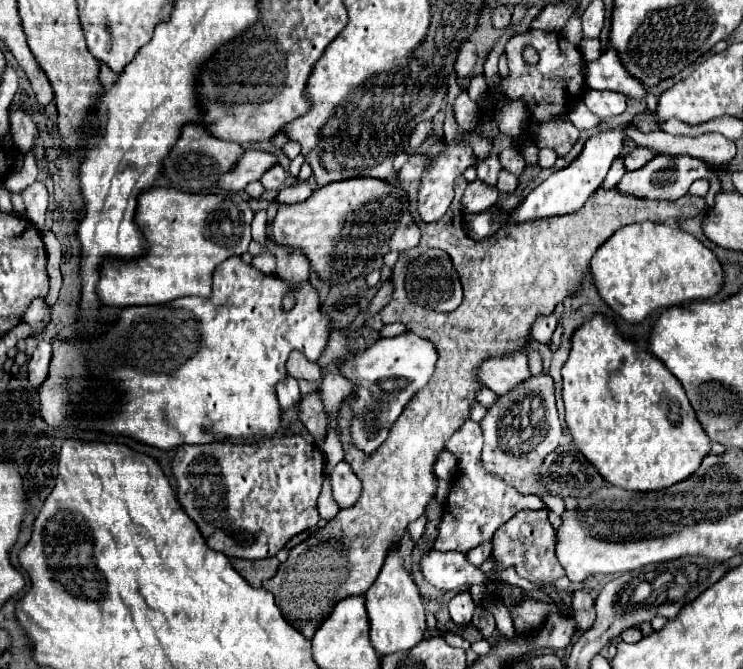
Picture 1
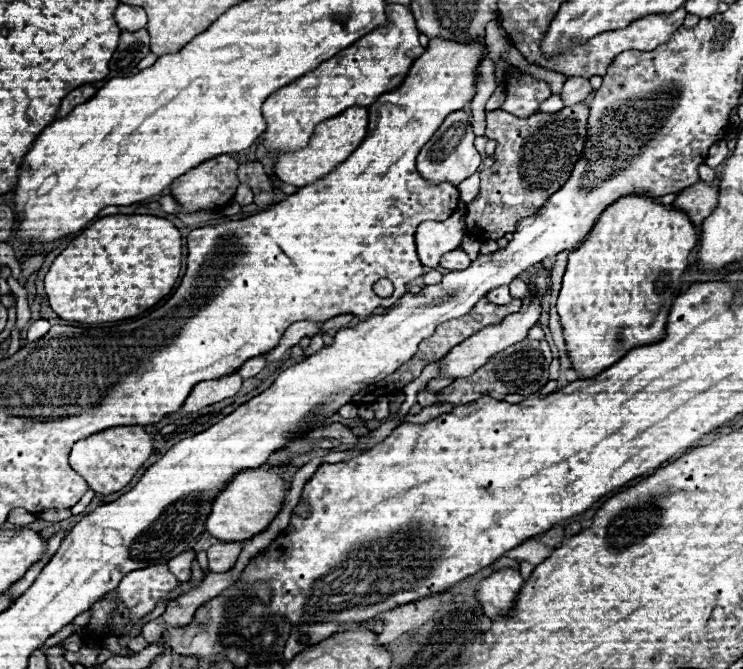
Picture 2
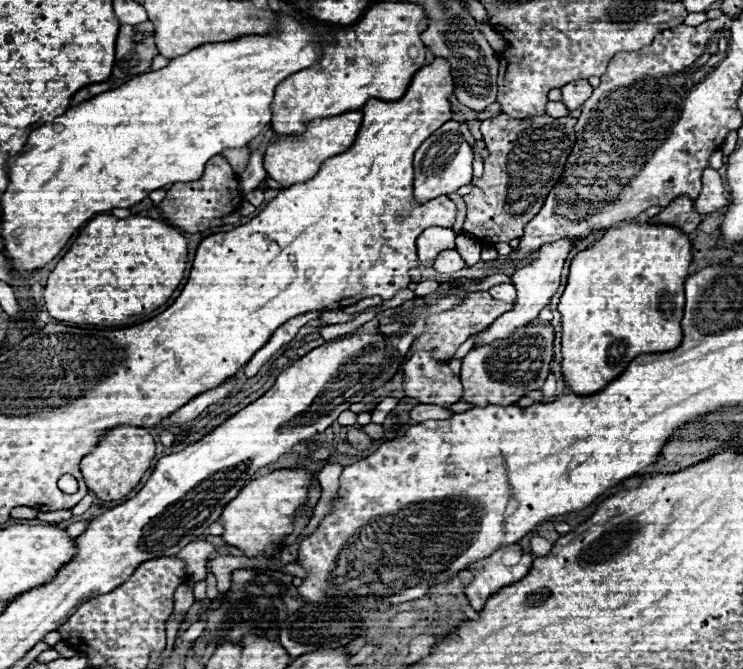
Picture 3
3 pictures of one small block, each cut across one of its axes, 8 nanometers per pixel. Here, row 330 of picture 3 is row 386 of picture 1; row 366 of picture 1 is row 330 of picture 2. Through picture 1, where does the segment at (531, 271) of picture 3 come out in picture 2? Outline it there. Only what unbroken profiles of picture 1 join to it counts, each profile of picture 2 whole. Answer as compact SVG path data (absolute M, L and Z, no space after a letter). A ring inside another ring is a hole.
M540 270L540 272L534 272L528 280L530 284L530 296L522 298L522 308L520 312L514 312L514 314L508 314L502 322L494 324L494 326L486 326L482 328L478 334L472 334L470 338L466 338L462 344L454 346L440 362L442 362L442 374L440 378L446 378L446 376L452 376L452 378L462 378L462 376L470 376L474 370L478 370L478 366L486 364L494 354L498 354L500 350L524 340L528 336L528 330L538 322L540 318L540 312L542 312L542 296L546 294L548 290L548 282L550 282L550 270Z

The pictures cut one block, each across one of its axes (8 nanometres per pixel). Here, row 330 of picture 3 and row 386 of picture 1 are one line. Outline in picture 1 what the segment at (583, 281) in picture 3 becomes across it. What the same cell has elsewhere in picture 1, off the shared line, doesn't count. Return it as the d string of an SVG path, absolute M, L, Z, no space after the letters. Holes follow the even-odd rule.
M594 316L594 320L588 320L586 324L582 324L582 328L578 330L578 334L574 334L574 340L572 340L572 348L570 348L570 356L562 368L562 378L564 378L564 384L562 384L562 400L564 400L564 406L566 406L566 424L568 424L568 432L576 444L576 448L586 456L586 460L598 470L598 474L608 482L608 484L614 484L618 488L624 488L624 490L634 490L634 492L650 492L650 490L662 490L666 486L672 486L676 482L682 482L686 480L690 474L696 472L696 468L702 464L702 460L710 454L710 438L706 436L702 424L698 422L696 418L696 412L694 408L690 408L690 402L686 398L686 392L682 388L682 384L678 382L678 378L674 378L670 374L670 370L656 358L652 356L650 352L646 350L640 350L638 346L634 346L632 342L624 340L616 326L606 320L604 316Z

